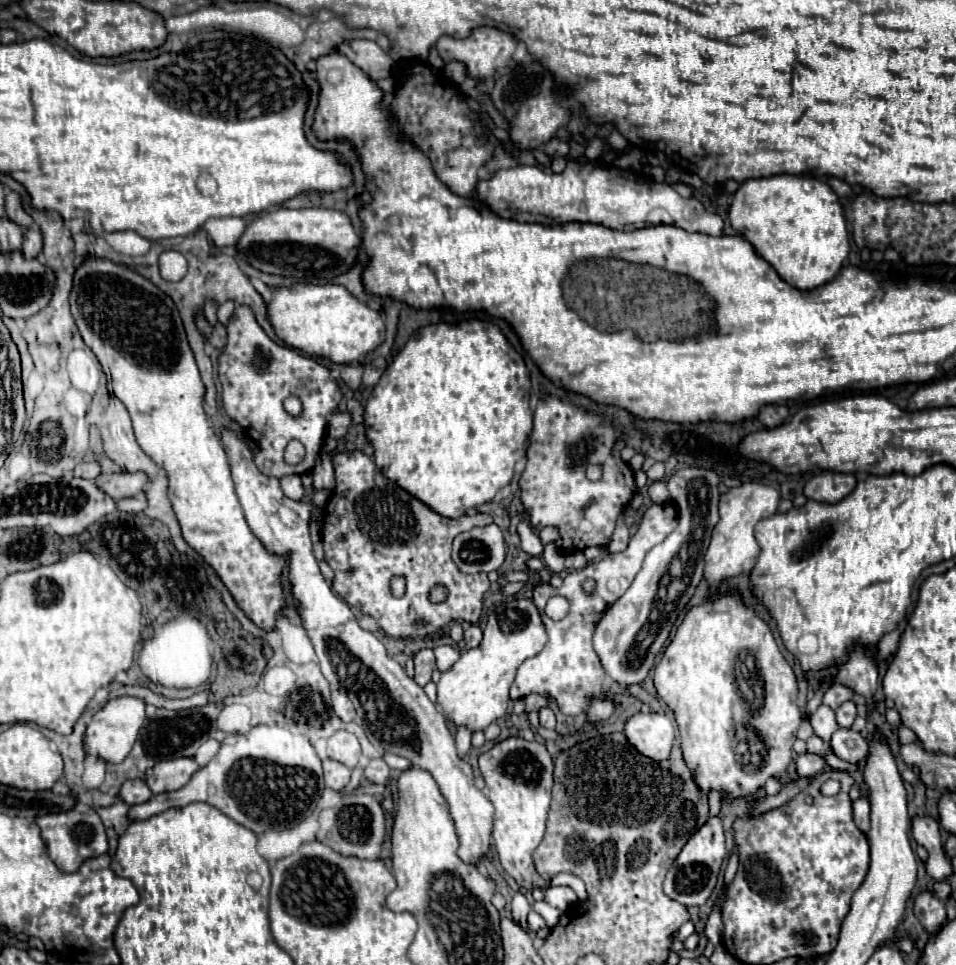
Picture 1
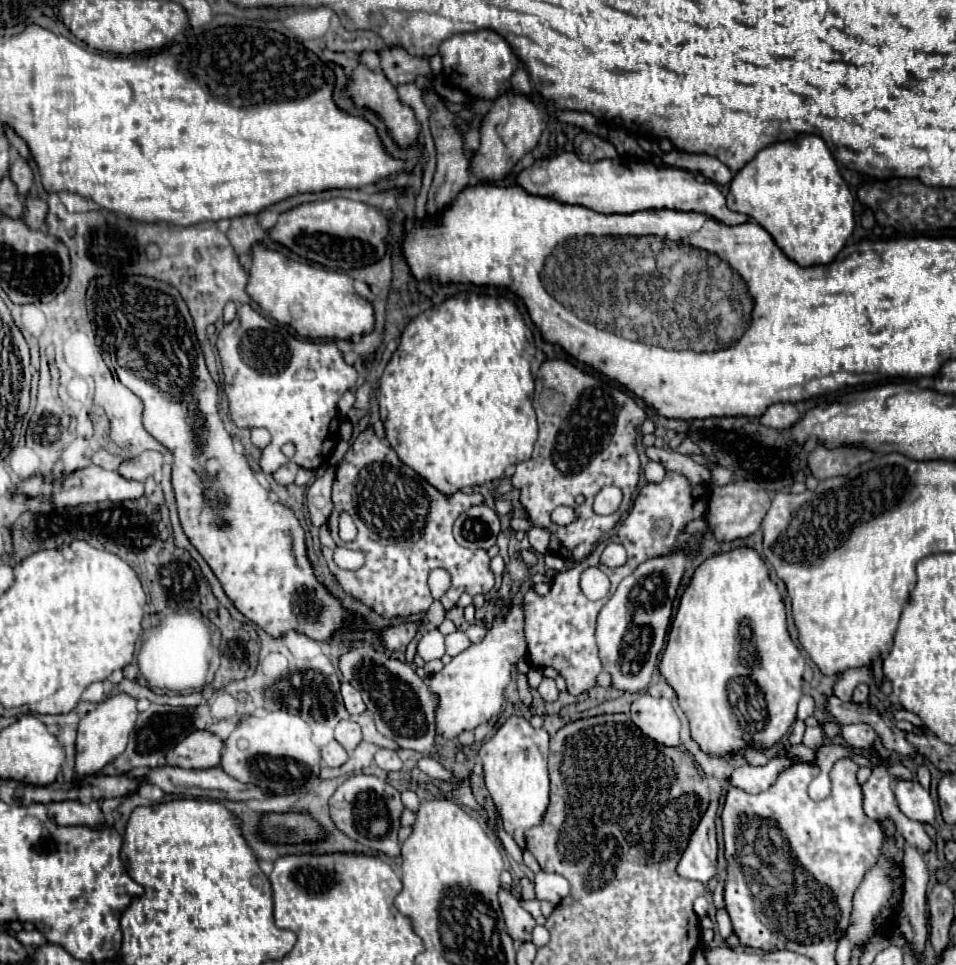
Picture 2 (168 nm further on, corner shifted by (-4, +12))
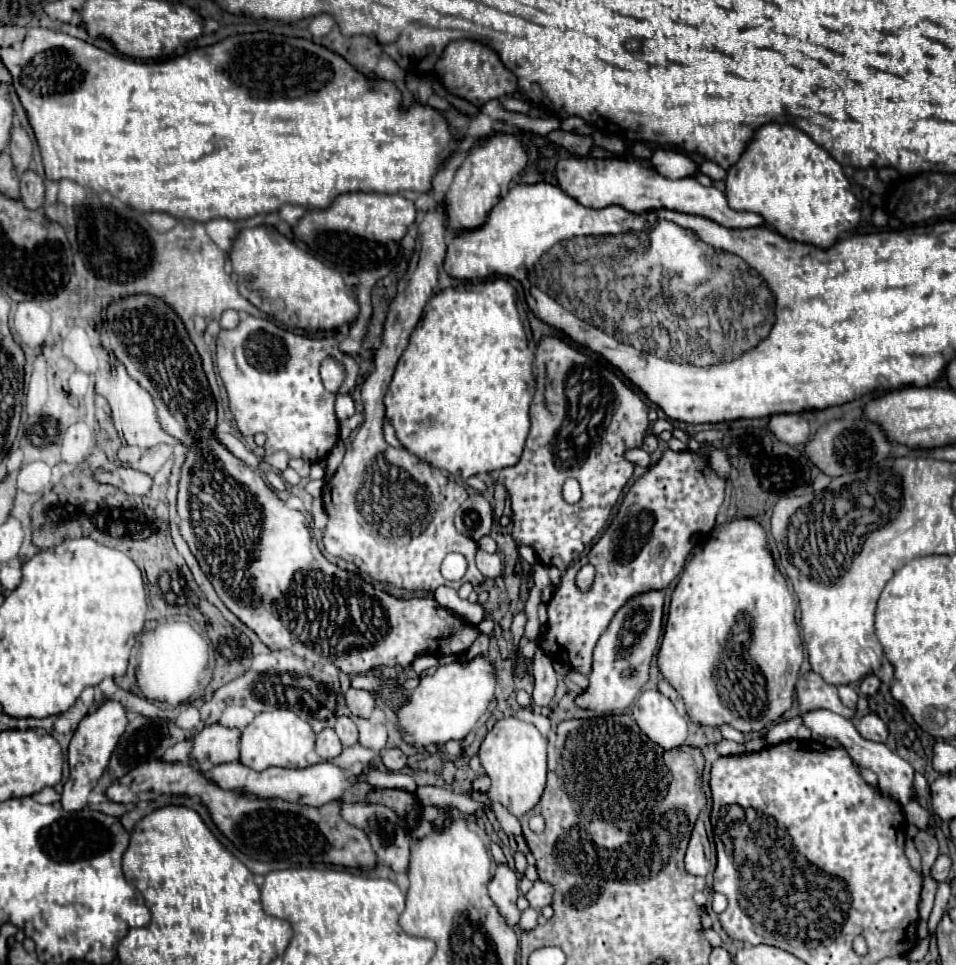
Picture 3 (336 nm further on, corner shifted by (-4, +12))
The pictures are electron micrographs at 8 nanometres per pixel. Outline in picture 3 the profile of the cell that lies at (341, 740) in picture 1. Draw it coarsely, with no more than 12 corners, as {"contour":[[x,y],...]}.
{"contour":[[341,716],[335,732],[345,748],[357,744],[357,726],[351,718]]}

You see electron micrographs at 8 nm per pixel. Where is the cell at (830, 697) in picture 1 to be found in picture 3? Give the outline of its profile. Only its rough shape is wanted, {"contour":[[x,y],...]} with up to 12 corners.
{"contour":[[839,686],[841,702],[855,708],[857,690],[853,686]]}

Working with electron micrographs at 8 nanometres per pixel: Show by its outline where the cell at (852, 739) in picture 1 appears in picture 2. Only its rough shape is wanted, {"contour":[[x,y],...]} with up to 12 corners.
{"contour":[[847,724],[841,732],[851,748],[869,748],[877,734],[869,724]]}

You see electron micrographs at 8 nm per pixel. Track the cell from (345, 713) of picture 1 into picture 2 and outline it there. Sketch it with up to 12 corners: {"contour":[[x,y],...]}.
{"contour":[[349,682],[341,684],[349,714],[363,714],[365,702]]}

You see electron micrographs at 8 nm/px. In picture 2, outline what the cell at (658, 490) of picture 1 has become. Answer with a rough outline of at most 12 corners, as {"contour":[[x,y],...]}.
{"contour":[[657,462],[645,466],[649,482],[661,482],[665,468]]}

